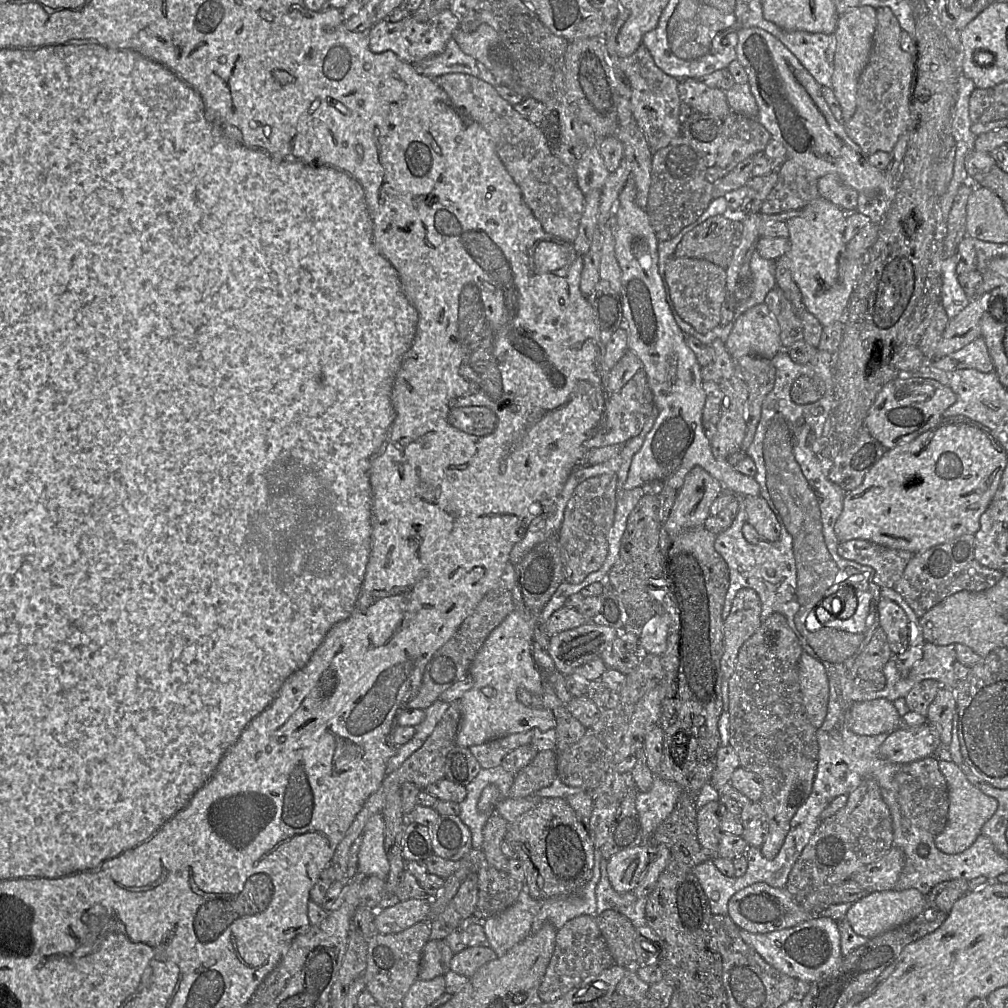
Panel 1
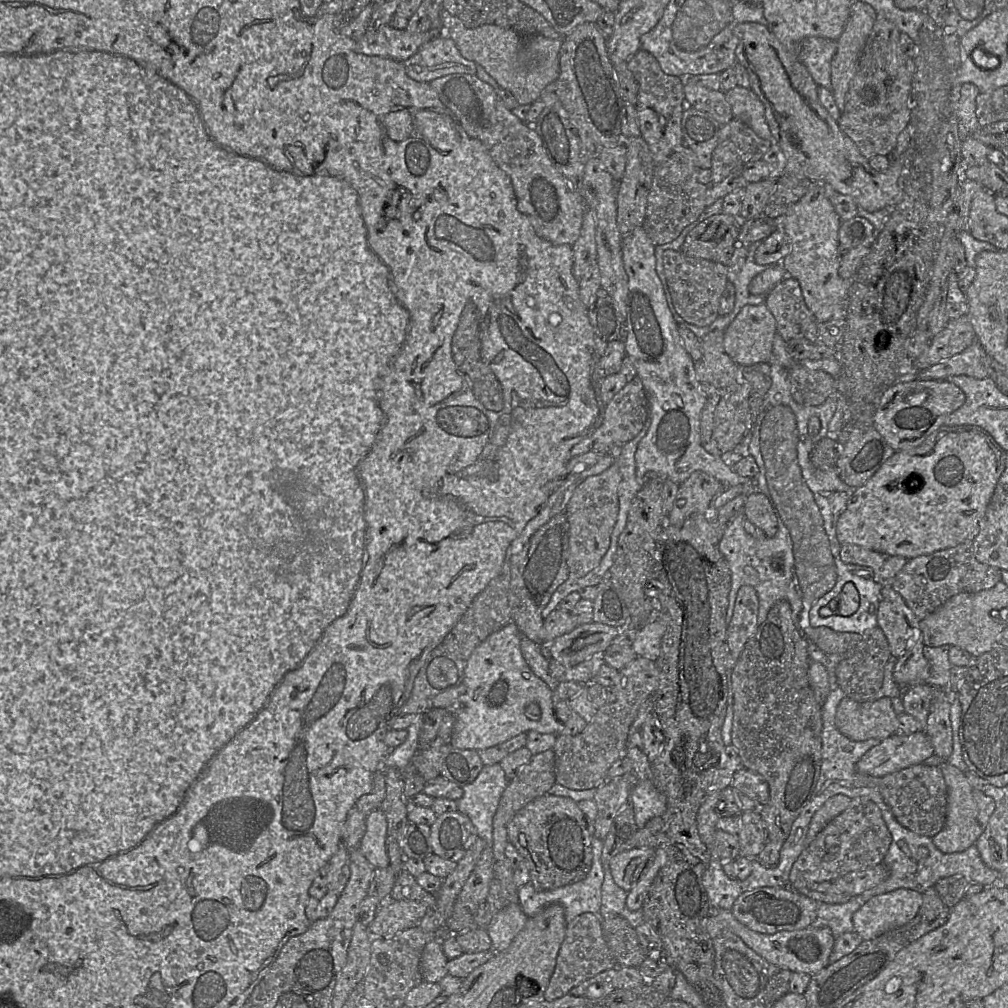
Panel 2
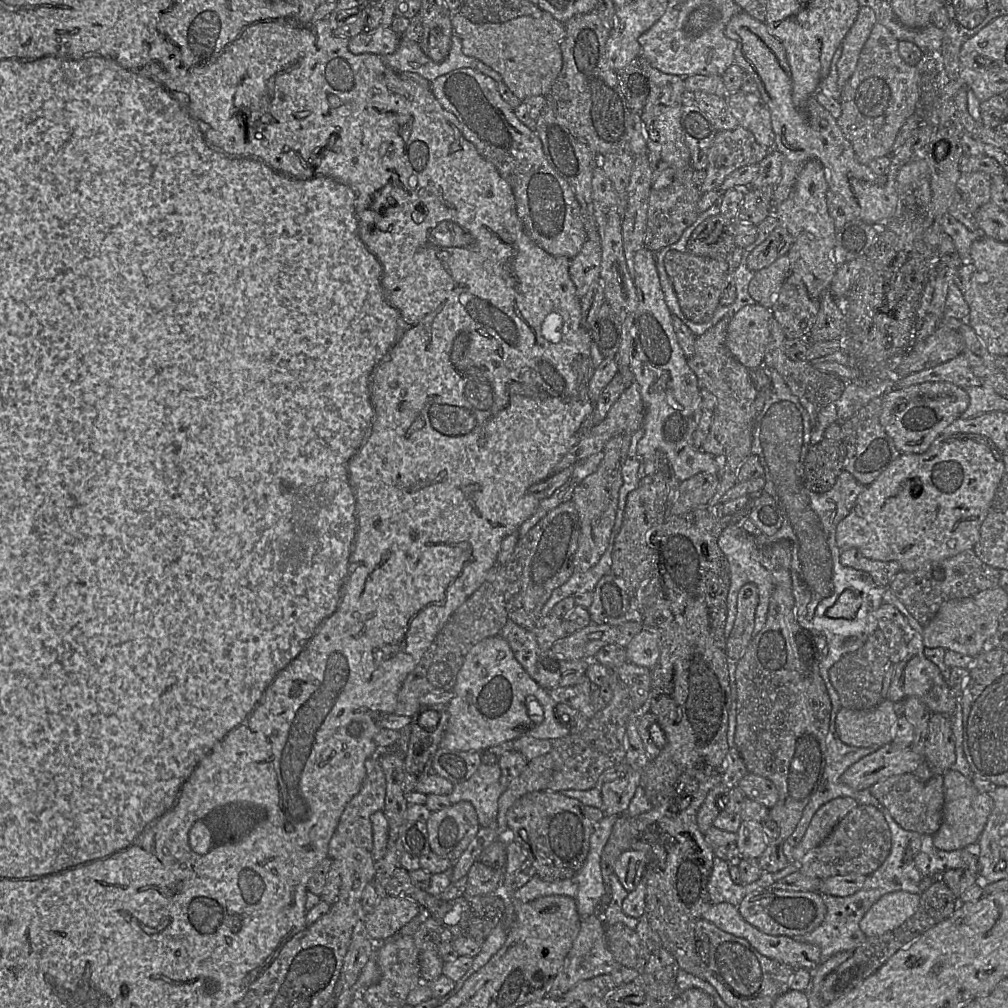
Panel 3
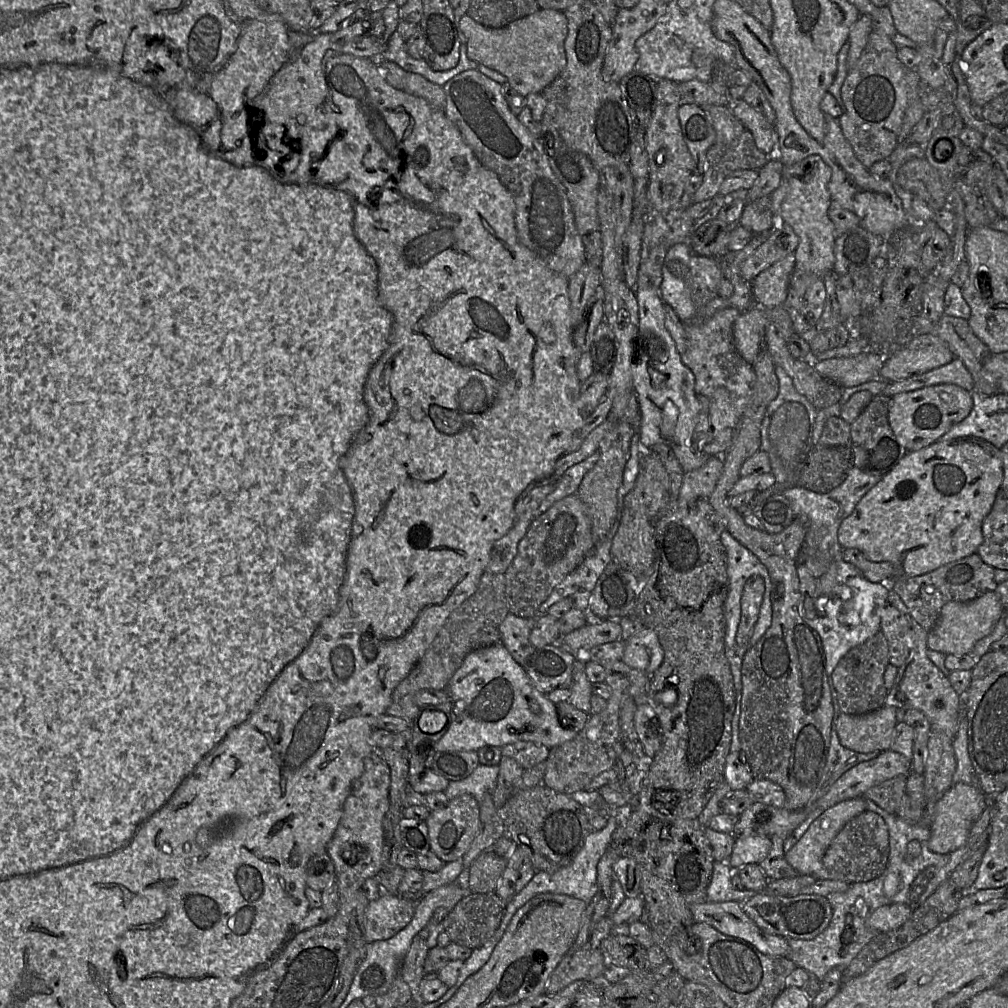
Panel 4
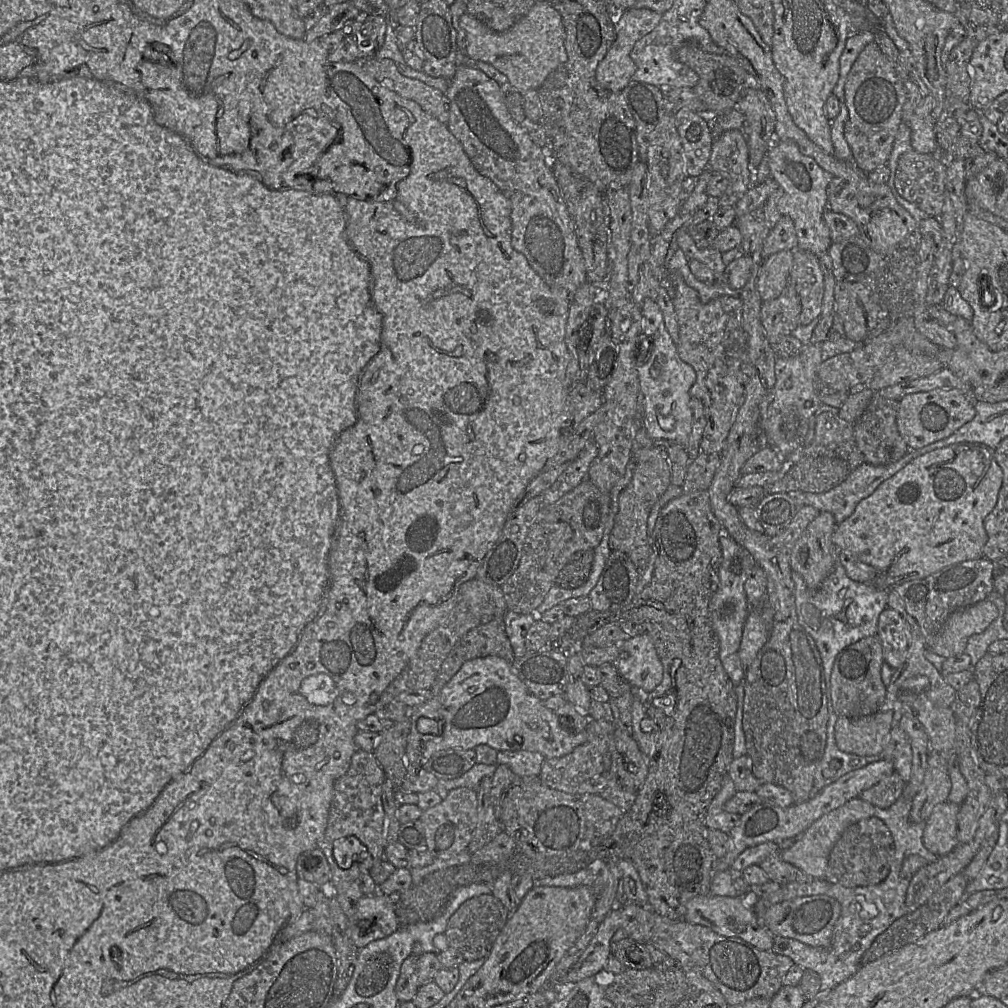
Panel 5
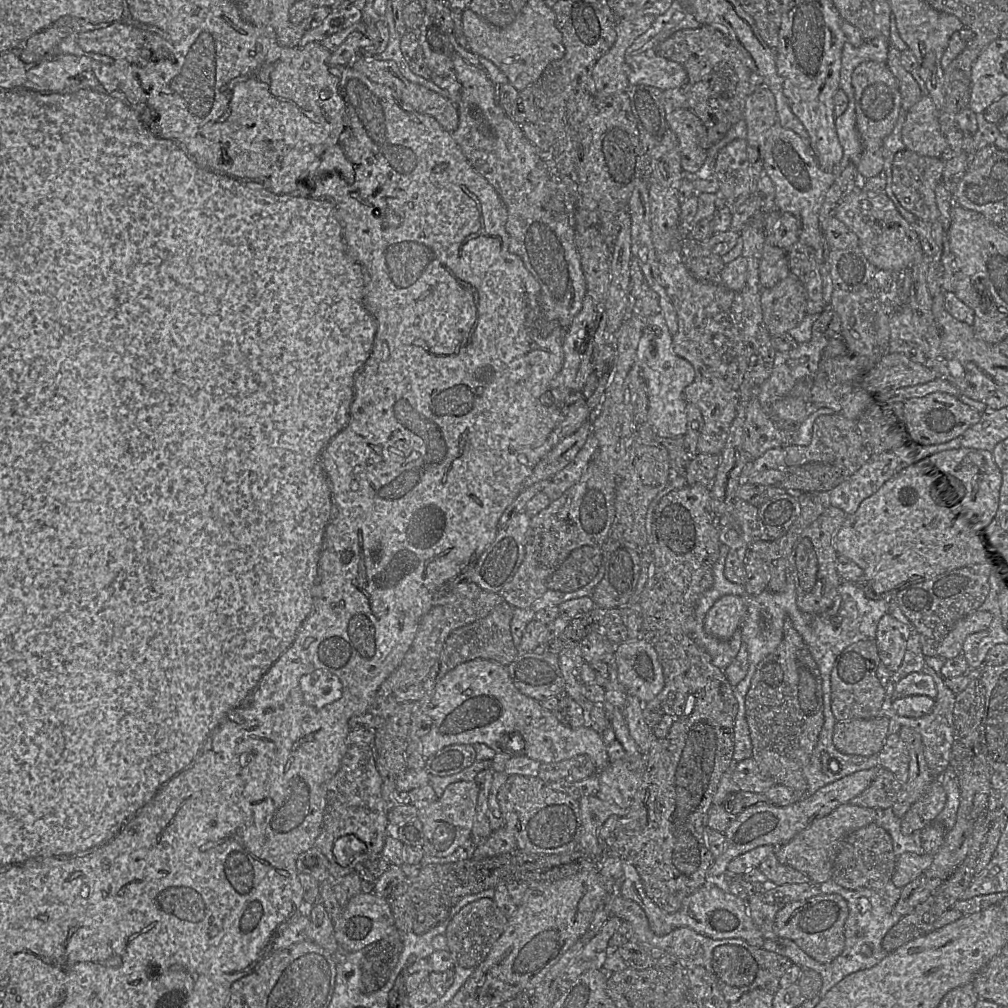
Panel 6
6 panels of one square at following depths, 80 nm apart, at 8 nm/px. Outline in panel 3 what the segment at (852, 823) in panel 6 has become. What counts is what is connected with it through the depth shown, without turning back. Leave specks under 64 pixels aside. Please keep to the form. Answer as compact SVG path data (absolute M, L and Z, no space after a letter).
M838 797L821 806L813 815L807 830L793 852L793 861L799 864L805 855L820 845L833 831L836 825L858 803L851 797Z

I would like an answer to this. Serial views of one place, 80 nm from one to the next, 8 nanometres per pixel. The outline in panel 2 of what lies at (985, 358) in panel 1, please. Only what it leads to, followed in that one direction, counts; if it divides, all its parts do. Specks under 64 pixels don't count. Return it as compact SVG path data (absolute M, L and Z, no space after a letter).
M975 341L961 353L941 361L925 370L918 371L918 379L946 380L950 376L966 375L976 379L988 377L984 366L984 356L987 353L982 345Z

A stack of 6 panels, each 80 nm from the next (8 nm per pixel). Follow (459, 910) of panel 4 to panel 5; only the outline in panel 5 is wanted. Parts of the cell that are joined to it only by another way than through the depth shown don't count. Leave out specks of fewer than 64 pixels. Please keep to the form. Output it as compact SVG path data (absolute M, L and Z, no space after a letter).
M483 894L465 901L448 921L444 933L448 946L460 952L465 961L486 958L510 914L493 894Z

